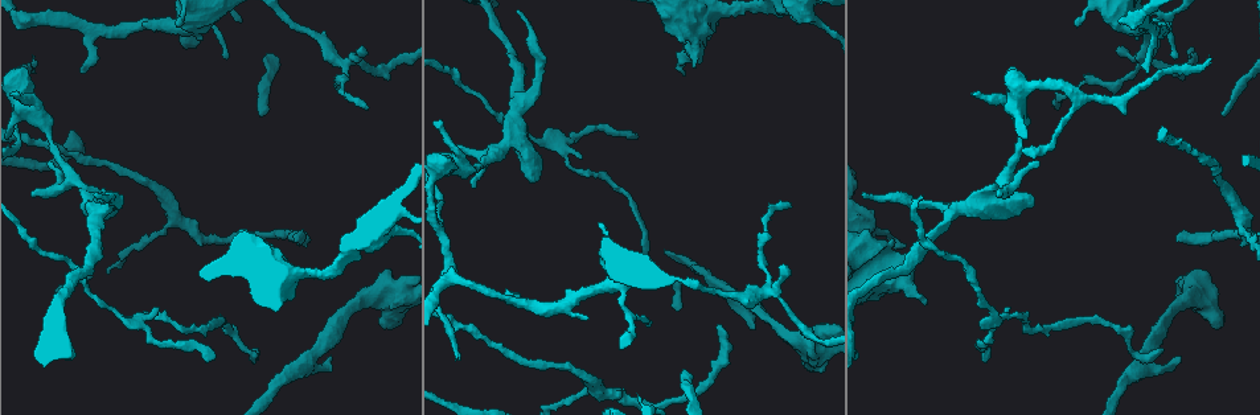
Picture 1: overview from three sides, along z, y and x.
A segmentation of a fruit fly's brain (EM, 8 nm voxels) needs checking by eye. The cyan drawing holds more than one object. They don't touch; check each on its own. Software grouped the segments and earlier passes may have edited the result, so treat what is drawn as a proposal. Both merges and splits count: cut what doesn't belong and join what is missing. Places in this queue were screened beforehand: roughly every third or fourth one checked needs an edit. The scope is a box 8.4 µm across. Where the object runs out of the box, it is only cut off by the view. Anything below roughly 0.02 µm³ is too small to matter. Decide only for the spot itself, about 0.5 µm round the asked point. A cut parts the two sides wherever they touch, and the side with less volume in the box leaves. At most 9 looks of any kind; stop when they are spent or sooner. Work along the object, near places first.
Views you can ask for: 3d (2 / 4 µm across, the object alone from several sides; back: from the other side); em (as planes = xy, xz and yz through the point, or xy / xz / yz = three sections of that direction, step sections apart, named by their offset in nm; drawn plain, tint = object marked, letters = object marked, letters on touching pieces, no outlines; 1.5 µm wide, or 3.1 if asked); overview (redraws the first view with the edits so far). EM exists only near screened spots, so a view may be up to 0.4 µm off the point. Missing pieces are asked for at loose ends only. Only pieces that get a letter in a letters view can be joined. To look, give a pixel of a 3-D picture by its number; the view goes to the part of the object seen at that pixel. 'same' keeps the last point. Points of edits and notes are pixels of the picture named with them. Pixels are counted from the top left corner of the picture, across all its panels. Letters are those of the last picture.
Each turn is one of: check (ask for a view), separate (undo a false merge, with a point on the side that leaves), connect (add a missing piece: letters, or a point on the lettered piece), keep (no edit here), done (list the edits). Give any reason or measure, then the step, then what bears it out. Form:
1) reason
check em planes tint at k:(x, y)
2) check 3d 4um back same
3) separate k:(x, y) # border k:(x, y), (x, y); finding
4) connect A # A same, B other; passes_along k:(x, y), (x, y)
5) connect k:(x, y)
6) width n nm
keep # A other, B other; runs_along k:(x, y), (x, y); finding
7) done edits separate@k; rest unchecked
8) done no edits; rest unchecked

narrows sharply
check 3d 4um at 1:(50, 144)

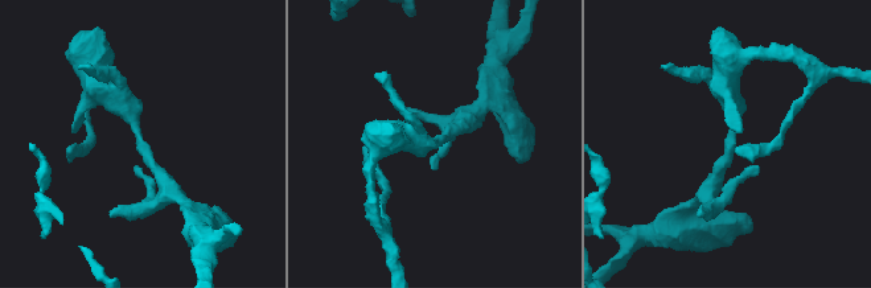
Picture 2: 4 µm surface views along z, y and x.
need the tissue
check em planes letters at 2:(730, 145)

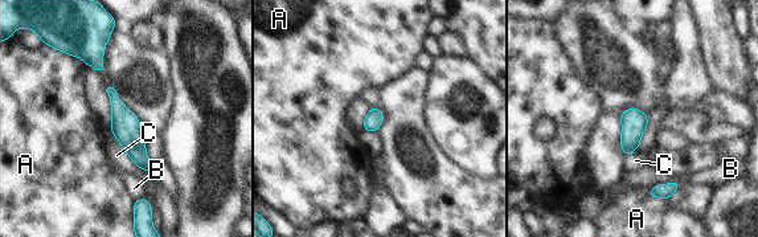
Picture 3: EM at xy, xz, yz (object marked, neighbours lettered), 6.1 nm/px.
width 110 nm
keep # A other, B other, C other; continuous, no second cell

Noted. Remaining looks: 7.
branch stops here
check em planes letters at 1:(214, 359)

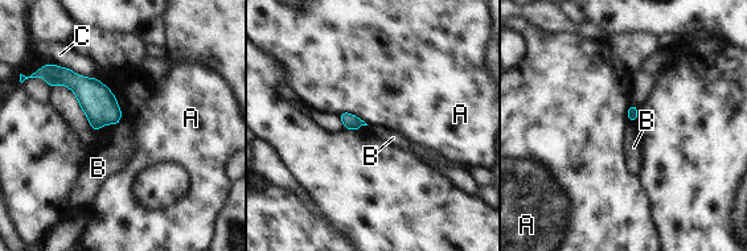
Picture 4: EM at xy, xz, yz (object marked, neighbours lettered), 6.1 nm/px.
longest_contact A 200 nm
keep # A other, B other, C other; none of them fits

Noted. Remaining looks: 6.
check 3d 4um at 1:(683, 74)

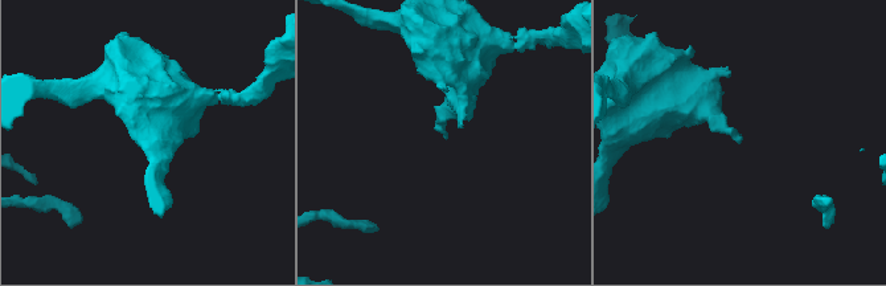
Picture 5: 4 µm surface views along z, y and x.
shape alone is not enough
check em yz step 8 letters at 5:(739, 143)

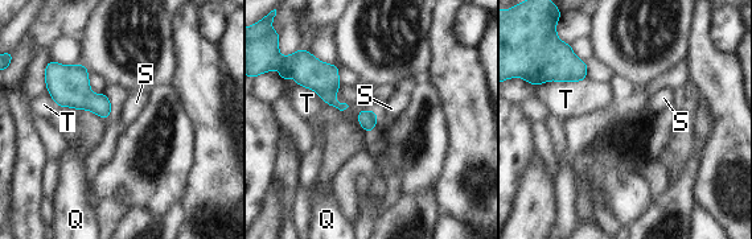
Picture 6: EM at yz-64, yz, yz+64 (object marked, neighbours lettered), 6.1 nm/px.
another direction
check em planes letters same

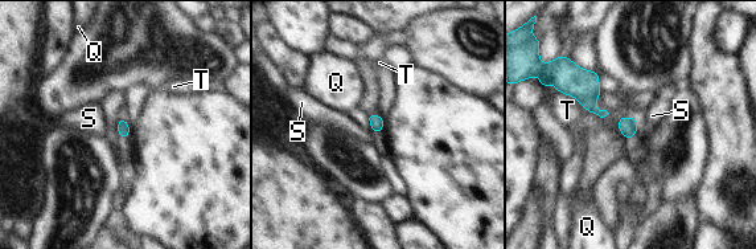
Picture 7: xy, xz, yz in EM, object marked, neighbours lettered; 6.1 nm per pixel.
keep # Q other, S other, T other; border 7:(635, 118), (639, 129); no lettered piece goes on from it

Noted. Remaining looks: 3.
thick turns thin
check 3d 2um at 1:(175, 219)

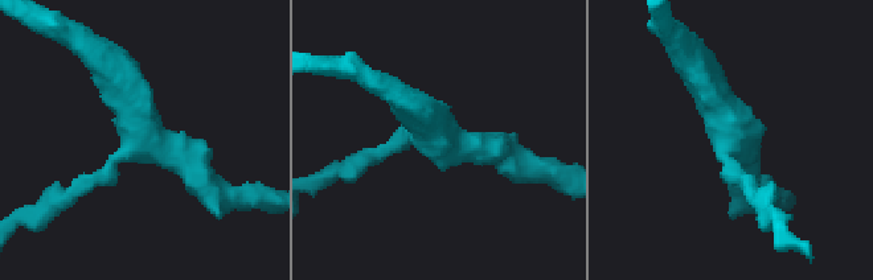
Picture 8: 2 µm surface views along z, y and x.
arms 3; shape alone is not enough
check em planes letters at 8:(440, 134)

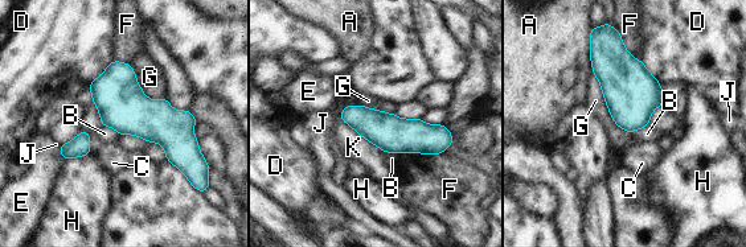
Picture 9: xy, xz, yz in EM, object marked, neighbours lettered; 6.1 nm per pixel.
keep # A other, B other, C other, D other, E other, F other, G other, H other, J other, K other; runs_along 9:(344, 114), (393, 135), (447, 140); one cell here

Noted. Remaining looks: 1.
done no edits; rest unchecked

